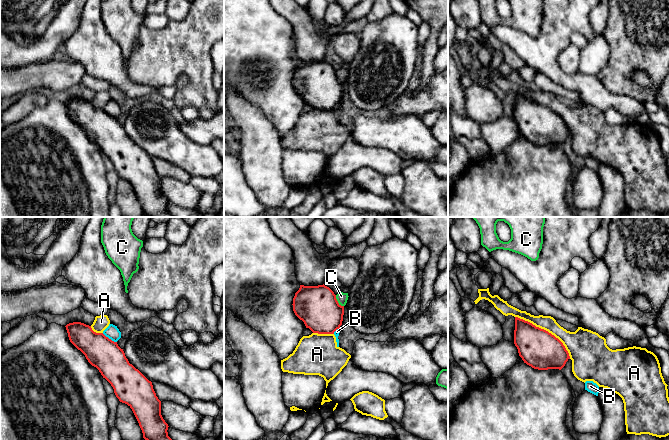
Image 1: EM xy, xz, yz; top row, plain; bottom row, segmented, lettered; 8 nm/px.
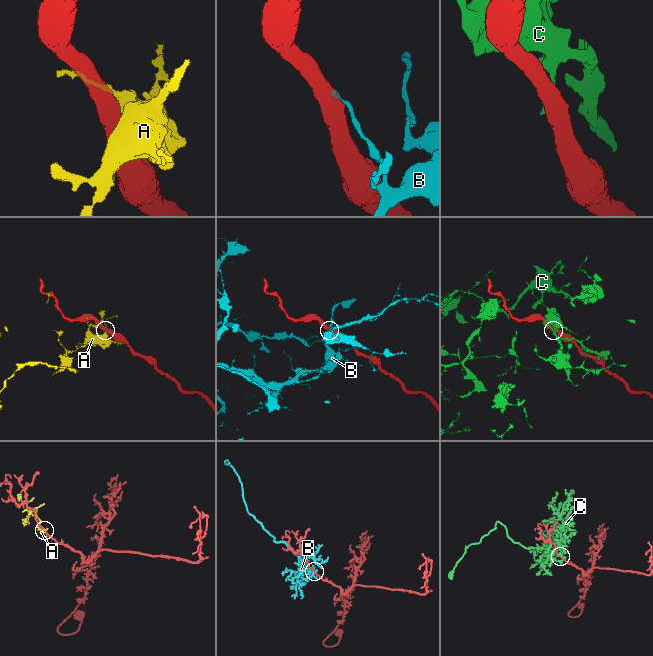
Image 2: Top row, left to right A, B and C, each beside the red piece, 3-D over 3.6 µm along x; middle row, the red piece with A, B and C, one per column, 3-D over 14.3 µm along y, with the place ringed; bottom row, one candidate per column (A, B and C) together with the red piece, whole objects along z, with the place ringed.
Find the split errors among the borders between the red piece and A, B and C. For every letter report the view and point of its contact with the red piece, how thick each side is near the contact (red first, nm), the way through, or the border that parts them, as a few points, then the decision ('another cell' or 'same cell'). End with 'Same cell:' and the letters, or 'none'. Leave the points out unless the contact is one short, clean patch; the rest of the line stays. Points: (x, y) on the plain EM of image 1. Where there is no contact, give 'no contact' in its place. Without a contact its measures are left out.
A: yz (545, 106) | 320/160 nm | another cell
B: xy (108, 114) | 260/110 nm | along xy (102, 109), (116, 118) | another cell
C: xz (337, 77) | 320/90 nm | along xz (335, 71), (335, 74), (343, 82) | another cell
Same cell: none

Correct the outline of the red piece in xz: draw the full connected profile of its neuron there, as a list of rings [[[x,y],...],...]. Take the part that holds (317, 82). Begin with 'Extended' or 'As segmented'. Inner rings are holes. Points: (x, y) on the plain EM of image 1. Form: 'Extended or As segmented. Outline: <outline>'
As segmented. Outline: [[[324,60],[318,62],[300,61],[299,66],[295,69],[292,81],[295,91],[313,109],[334,110],[342,101],[344,82],[338,79],[334,68]]]

